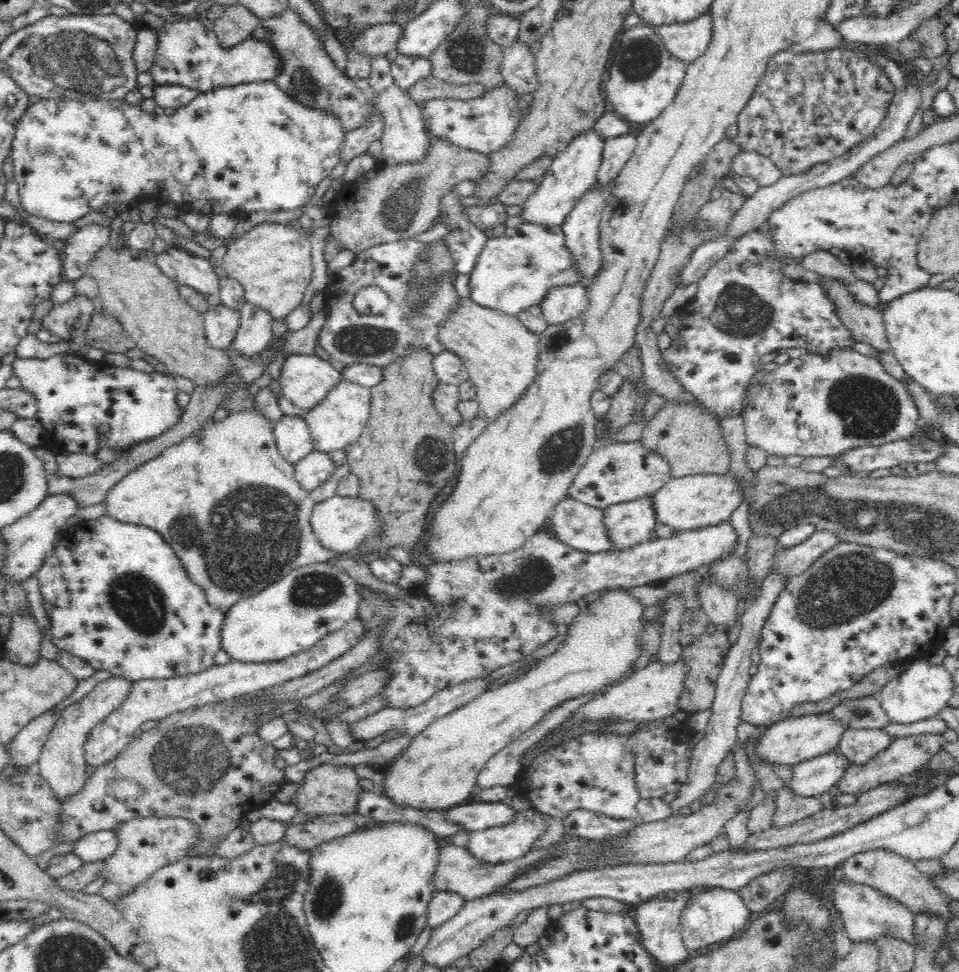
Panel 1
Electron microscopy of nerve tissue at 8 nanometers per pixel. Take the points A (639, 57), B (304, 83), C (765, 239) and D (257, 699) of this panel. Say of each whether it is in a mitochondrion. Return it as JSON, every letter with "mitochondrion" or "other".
{"A":"mitochondrion","B":"mitochondrion","C":"other","D":"other"}

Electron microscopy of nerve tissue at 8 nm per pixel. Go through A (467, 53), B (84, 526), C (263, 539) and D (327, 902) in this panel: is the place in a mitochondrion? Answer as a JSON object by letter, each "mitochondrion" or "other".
{"A":"mitochondrion","B":"other","C":"mitochondrion","D":"mitochondrion"}

